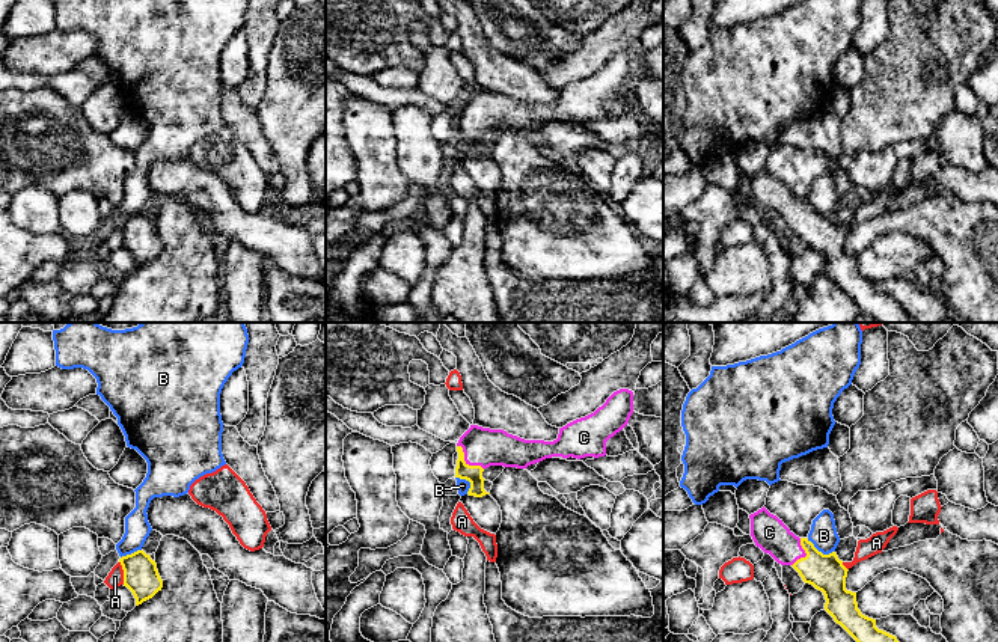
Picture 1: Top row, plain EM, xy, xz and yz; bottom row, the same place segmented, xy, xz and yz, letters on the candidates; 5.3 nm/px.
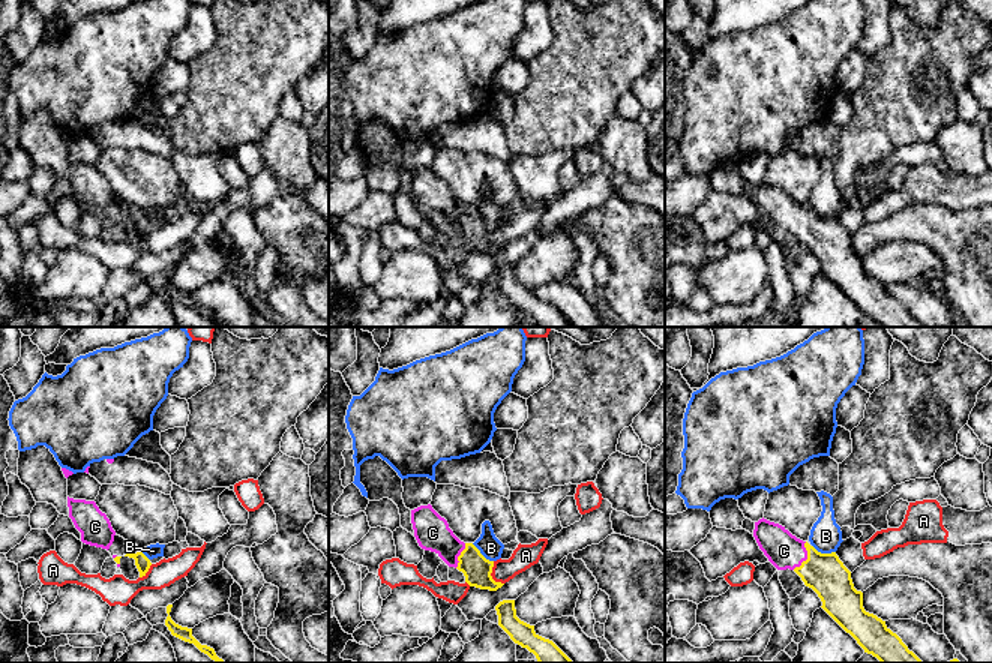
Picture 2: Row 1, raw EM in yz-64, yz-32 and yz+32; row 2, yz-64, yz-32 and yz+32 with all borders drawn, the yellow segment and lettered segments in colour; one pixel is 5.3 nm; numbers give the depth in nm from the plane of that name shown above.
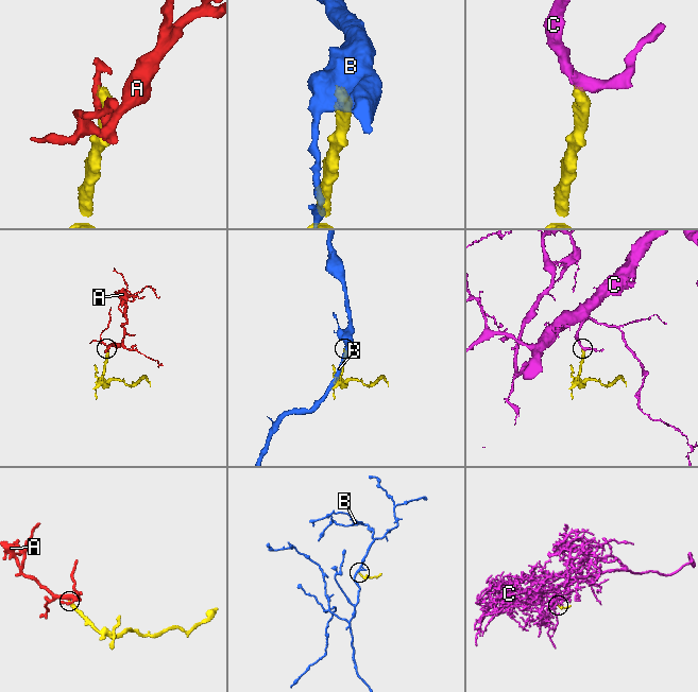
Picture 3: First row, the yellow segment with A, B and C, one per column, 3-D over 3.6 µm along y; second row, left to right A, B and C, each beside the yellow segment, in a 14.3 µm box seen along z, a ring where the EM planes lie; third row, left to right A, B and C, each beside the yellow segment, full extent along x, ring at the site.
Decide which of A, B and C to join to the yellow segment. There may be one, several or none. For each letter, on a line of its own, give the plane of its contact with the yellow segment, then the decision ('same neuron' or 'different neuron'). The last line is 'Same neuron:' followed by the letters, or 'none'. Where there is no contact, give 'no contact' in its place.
A: xy | different neuron
B: yz | different neuron
C: xz | same neuron
Same neuron: C

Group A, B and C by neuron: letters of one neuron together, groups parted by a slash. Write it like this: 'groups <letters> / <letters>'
groups A / B / C

